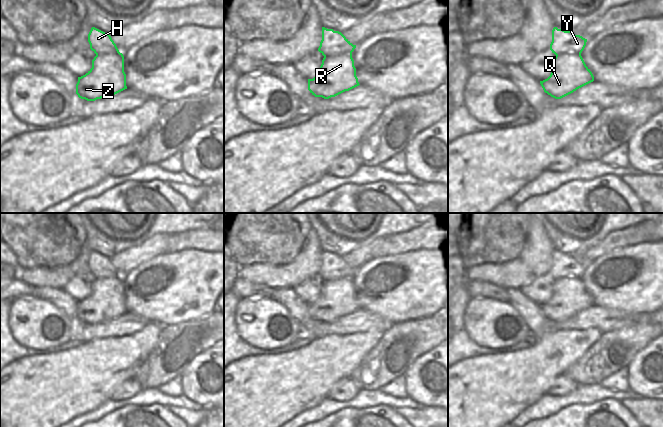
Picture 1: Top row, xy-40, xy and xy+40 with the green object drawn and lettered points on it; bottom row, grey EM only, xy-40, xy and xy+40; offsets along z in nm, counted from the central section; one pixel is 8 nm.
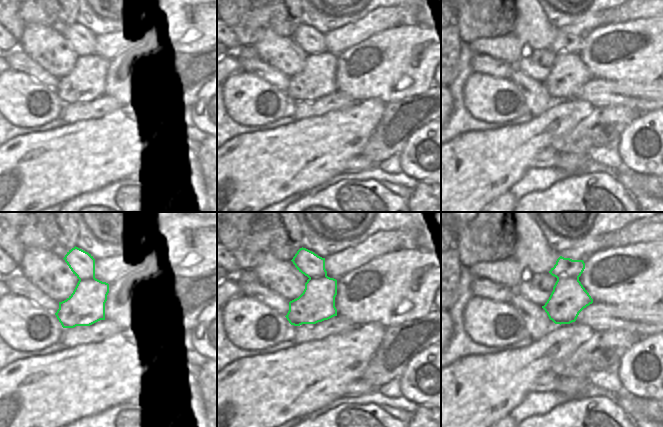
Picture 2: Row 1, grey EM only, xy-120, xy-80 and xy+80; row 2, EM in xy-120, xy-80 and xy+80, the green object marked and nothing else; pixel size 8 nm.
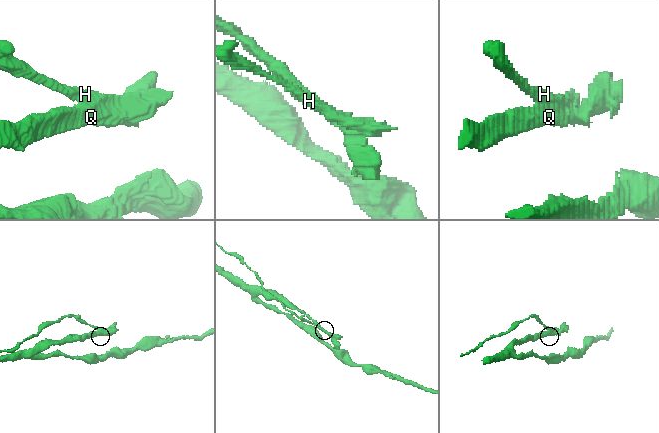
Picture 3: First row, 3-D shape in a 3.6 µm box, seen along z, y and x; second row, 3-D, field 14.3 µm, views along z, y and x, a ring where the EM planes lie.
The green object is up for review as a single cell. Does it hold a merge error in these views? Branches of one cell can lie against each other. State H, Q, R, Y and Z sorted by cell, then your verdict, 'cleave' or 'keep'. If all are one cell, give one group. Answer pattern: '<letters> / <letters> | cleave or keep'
H / Q R Y Z | cleave

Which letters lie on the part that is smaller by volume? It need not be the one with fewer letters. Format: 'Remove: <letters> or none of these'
Remove: H

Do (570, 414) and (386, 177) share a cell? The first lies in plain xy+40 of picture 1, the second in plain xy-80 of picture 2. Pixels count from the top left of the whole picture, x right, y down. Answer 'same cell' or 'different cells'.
different cells

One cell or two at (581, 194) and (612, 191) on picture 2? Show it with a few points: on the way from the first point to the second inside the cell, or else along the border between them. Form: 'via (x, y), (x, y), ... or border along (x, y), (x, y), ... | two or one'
via (589, 194), (606, 194) | one

